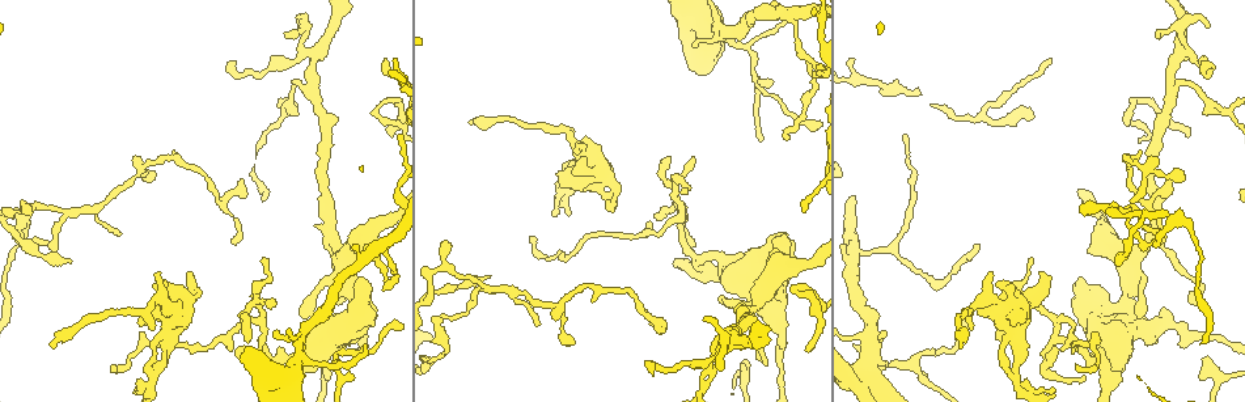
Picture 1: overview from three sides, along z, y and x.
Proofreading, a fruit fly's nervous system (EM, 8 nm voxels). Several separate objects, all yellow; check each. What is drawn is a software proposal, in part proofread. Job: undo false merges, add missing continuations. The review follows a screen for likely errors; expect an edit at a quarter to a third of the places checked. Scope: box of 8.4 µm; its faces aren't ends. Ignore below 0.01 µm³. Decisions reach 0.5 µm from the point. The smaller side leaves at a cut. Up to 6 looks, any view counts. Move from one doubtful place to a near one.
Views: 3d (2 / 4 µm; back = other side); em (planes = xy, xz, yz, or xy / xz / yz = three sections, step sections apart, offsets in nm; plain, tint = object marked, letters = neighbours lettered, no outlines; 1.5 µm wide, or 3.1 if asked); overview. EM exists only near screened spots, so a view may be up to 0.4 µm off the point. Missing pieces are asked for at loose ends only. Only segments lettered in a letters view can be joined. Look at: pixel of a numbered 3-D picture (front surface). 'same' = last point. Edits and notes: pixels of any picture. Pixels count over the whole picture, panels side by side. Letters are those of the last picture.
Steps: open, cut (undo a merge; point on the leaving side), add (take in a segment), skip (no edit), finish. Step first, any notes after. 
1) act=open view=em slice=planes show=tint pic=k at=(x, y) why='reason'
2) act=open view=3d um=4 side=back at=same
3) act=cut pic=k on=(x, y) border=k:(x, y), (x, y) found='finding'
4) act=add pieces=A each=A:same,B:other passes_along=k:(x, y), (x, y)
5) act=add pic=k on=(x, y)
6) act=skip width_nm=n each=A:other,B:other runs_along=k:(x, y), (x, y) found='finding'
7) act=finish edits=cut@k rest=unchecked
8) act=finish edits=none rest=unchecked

act=open view=em slice=xy step=8 show=letters pic=1 at=(69, 212) why='three arms meet'

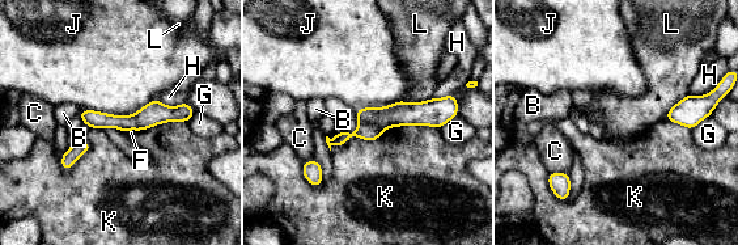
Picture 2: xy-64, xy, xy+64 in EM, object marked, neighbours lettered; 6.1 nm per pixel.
act=cut pic=2 on=(401, 113) each=B:other,C:other,F:other,G:other,H:other,J:other,K:other,L:other border=2:(359, 123), (373, 123), (384, 130) found='two cells meet here'

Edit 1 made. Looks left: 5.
act=open view=overview

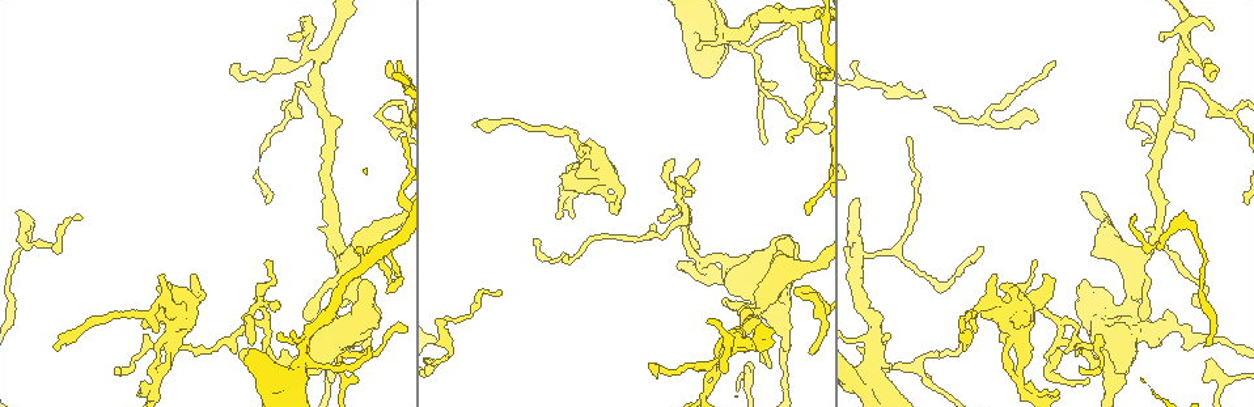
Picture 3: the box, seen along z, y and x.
act=open view=em slice=planes show=plain pic=3 at=(145, 328)

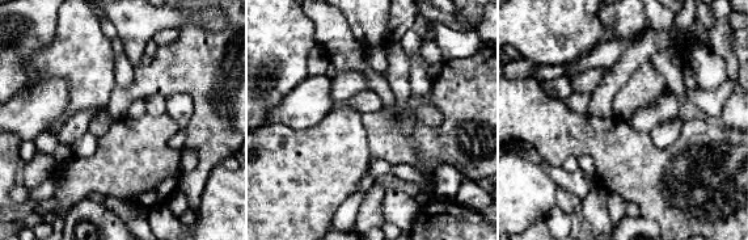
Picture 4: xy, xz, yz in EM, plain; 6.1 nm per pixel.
act=open view=em slice=planes show=tint at=same why='with the object marked'

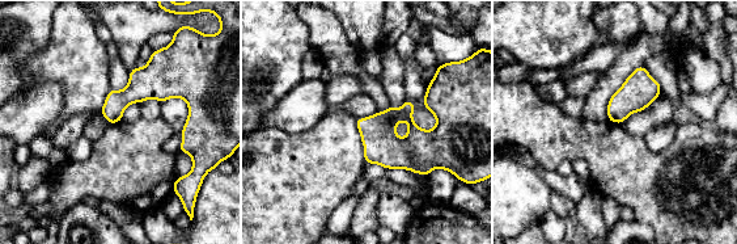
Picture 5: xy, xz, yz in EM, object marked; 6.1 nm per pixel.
act=open view=em slice=planes show=letters at=same

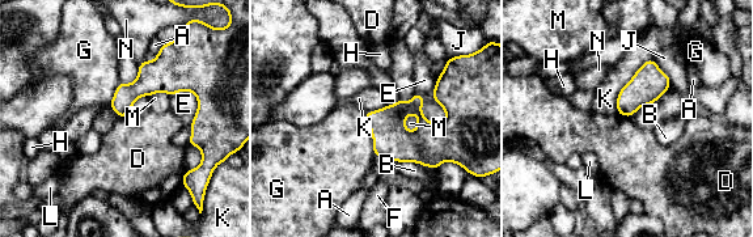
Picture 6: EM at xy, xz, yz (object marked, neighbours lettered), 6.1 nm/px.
act=skip each=A:other,B:other,D:other,E:other,F:other,G:other,H:other,J:other,K:other,L:other,M:other,N:other runs_along=6:(163, 51), (199, 94), (199, 143) found='none of them fits'

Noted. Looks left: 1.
act=open view=em slice=planes show=letters pic=3 at=(683, 217) why='a fork'

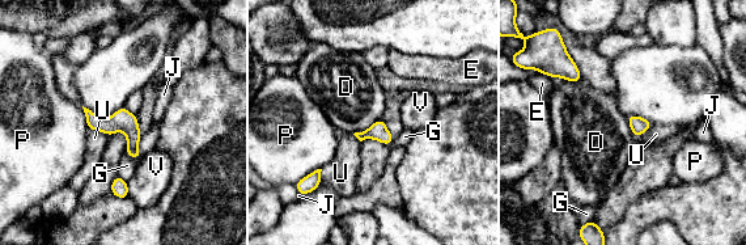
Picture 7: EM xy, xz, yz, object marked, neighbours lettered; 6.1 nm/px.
act=skip each=D:other,E:other,G:other,J:other,P:other,U:other,V:other border=7:(381, 118), (354, 134) found='continuous, no second cell'

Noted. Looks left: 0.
act=finish edits=cut@2 rest=unchecked

